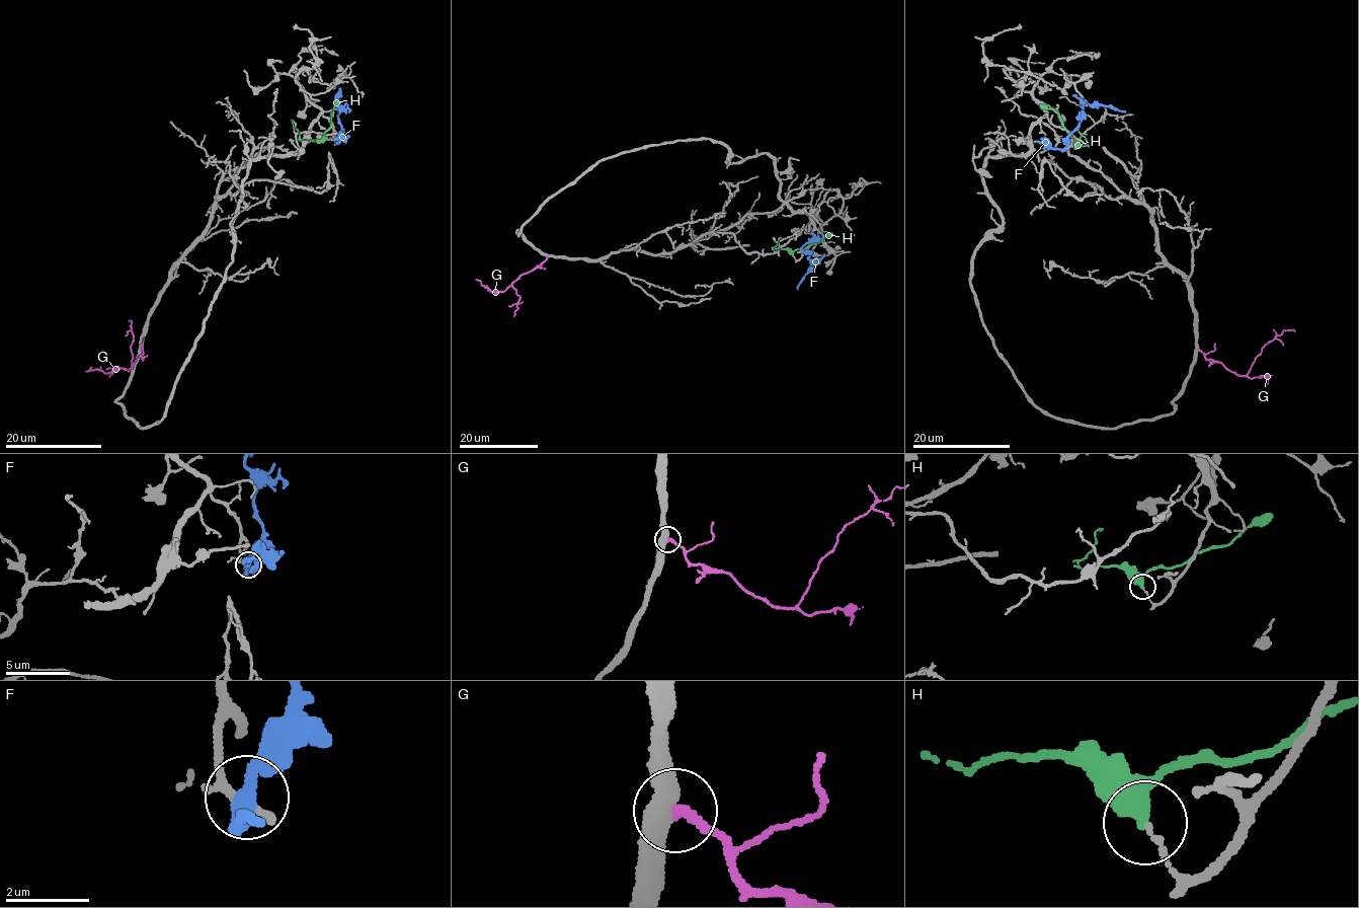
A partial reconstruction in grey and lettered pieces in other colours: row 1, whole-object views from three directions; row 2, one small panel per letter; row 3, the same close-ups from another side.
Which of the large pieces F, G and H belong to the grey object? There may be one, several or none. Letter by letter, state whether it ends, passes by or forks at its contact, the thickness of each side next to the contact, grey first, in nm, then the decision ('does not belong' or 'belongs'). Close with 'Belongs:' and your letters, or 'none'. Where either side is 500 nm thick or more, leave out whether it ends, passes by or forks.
F: it passes by; calibres 280 and 360 nm; does not belong
G: it ends; calibres 440 and 200 nm; does not belong
H: it ends; calibres 120 and 480 nm; does not belong
Belongs: none

